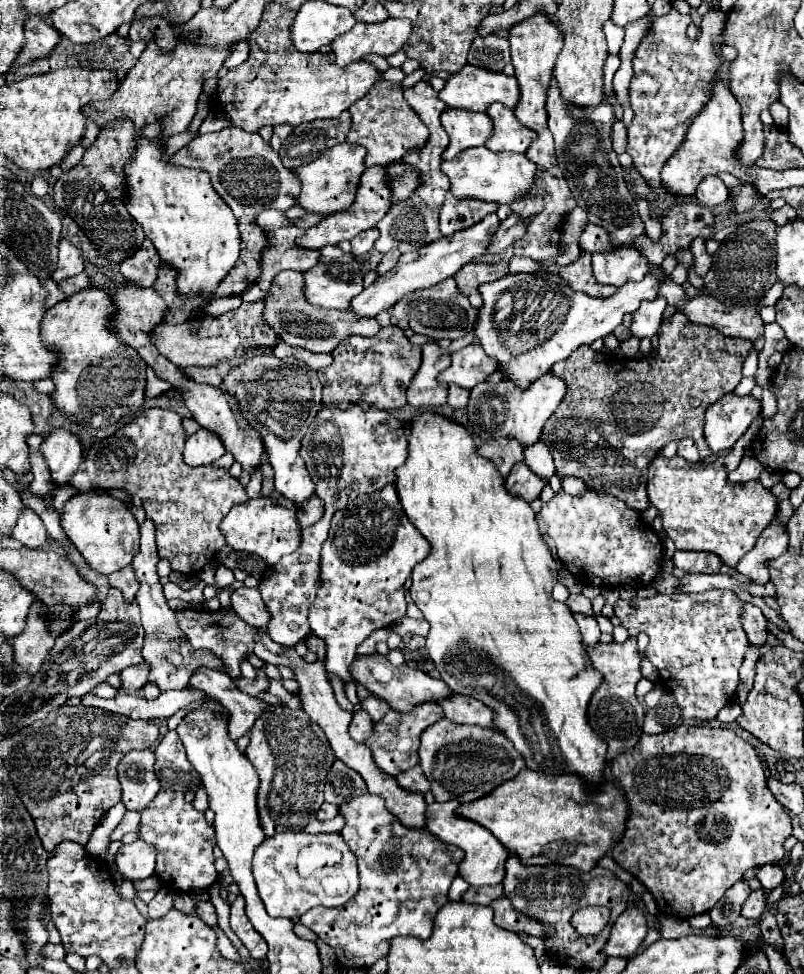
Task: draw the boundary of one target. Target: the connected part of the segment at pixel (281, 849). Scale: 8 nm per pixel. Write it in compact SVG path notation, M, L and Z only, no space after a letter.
M285 831L267 837L255 849L253 877L267 913L285 919L297 919L315 905L341 907L359 889L357 861L339 833Z

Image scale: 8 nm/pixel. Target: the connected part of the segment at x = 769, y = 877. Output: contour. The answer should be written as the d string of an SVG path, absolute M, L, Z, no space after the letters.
M761 865L761 867L757 867L755 877L761 881L761 885L765 889L775 889L785 881L785 875L783 875L781 867L777 867L777 865Z

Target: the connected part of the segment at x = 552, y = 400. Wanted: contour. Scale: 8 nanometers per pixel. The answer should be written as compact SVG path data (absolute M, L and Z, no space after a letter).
M551 373L537 379L525 391L517 389L517 385L509 385L509 381L505 379L493 387L491 383L483 381L471 389L471 397L467 405L469 431L481 443L489 439L499 439L499 437L511 437L511 439L517 439L523 447L533 445L539 439L545 421L551 417L551 413L561 403L563 395L565 395L565 383L553 377Z

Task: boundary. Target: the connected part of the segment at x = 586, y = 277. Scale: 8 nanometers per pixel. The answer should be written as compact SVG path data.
M581 251L579 259L575 263L559 269L557 273L559 273L561 279L565 279L569 283L569 287L573 291L583 291L583 293L589 293L591 297L601 297L601 299L611 297L617 289L615 287L605 287L605 285L597 283L595 277L591 275L589 265L591 265L591 253Z

